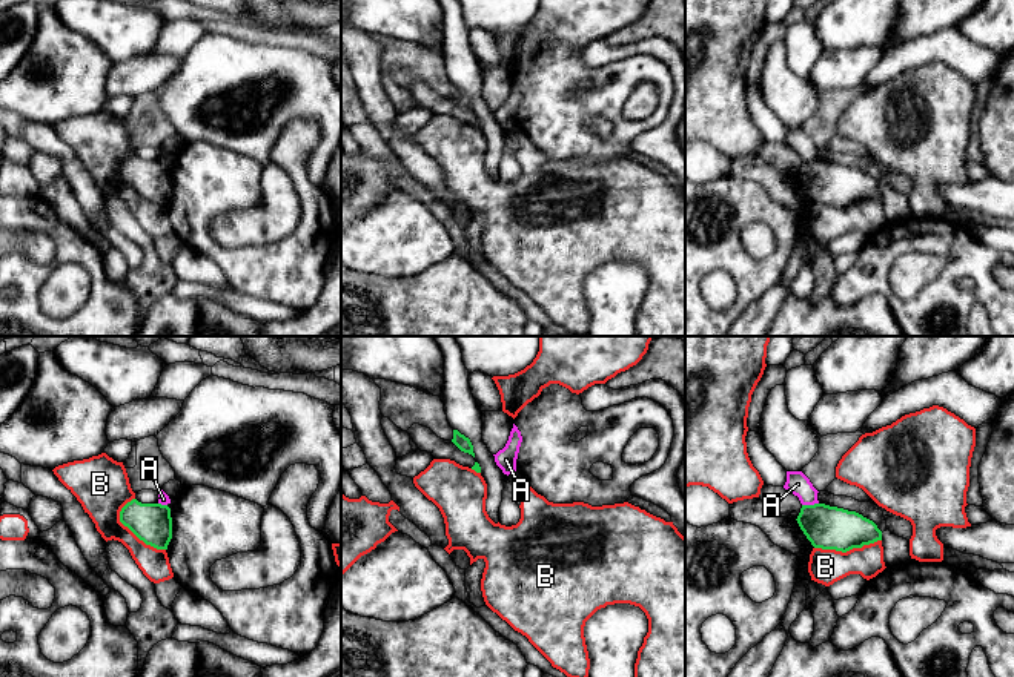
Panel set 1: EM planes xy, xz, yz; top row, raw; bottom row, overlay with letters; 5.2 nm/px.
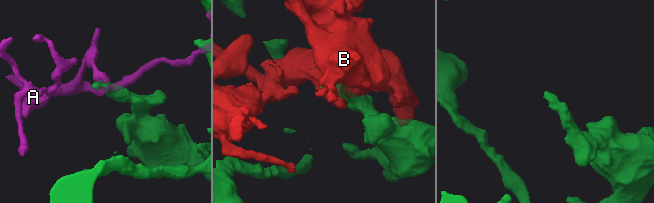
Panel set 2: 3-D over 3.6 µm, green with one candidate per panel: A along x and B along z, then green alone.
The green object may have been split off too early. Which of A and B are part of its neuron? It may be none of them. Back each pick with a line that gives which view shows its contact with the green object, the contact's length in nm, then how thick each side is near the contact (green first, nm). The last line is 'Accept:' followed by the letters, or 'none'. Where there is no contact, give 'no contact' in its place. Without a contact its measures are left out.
Accept: none

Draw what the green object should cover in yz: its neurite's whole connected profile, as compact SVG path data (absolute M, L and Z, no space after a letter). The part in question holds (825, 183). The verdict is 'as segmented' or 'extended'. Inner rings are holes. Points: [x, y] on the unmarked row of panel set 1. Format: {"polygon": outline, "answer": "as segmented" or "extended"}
{"polygon": "M825 160L802 161L796 177L814 204L847 209L882 196L882 187L873 177Z", "answer": "as segmented"}

